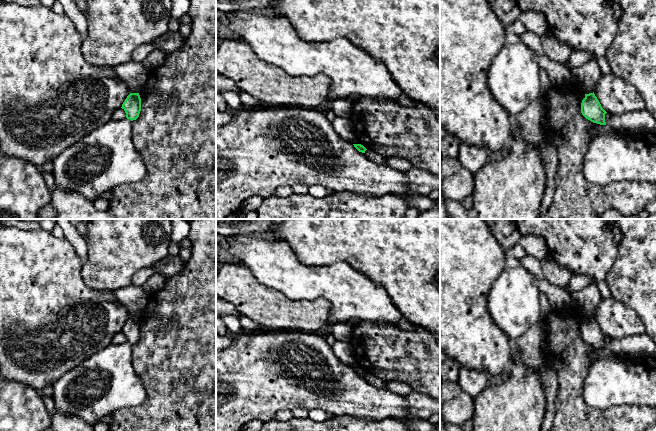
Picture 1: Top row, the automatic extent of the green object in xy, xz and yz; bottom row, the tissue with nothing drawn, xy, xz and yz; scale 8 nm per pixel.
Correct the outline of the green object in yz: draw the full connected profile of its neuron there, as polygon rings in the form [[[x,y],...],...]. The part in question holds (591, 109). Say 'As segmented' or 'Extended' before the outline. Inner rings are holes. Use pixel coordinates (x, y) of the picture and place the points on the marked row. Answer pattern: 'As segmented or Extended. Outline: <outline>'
As segmented. Outline: [[[594,92],[585,94],[581,103],[582,115],[593,123],[606,125],[605,114],[607,113],[601,106]]]

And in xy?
As segmented. Outline: [[[130,93],[121,108],[125,111],[127,119],[131,121],[136,120],[141,111],[141,98],[139,93]]]

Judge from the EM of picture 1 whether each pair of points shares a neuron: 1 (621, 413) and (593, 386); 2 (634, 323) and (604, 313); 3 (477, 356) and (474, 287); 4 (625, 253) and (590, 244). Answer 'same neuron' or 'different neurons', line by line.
1: different neurons
2: same neuron
3: same neuron
4: different neurons

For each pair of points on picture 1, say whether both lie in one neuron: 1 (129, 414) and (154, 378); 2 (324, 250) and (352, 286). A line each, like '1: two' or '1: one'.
1: one
2: two

